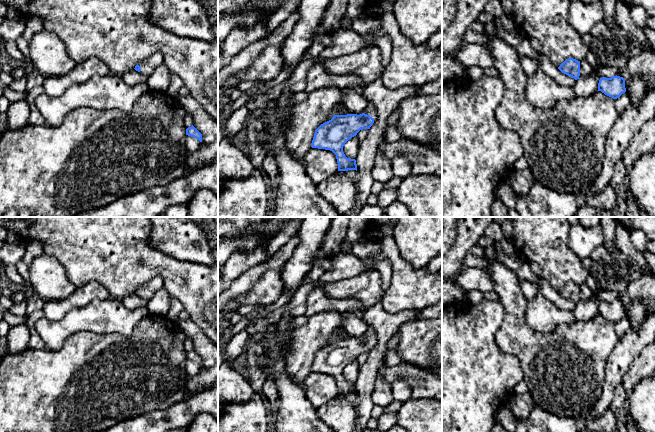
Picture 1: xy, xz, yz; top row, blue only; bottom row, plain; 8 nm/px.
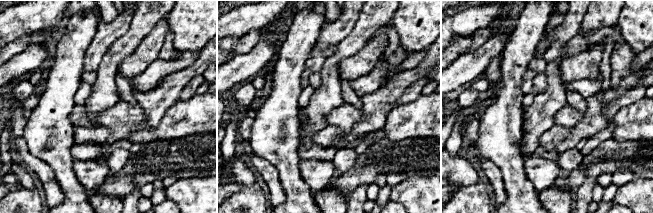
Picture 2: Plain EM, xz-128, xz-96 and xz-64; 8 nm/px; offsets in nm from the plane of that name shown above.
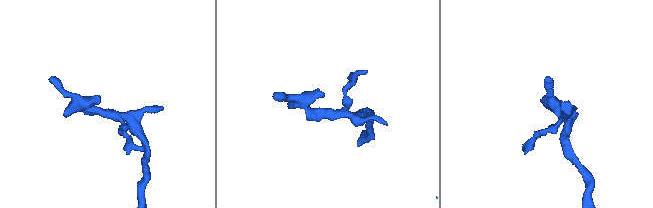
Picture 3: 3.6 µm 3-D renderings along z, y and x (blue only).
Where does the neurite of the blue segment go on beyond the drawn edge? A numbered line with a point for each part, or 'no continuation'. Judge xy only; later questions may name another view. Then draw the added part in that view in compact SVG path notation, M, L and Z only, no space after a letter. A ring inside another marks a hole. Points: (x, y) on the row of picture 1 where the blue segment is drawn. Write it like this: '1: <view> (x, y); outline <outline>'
1: xy (148, 65); outline M155 52L148 58L142 60L138 63L141 69L141 73L149 76L153 73L155 68L159 65L161 65L164 61L163 55L161 52Z

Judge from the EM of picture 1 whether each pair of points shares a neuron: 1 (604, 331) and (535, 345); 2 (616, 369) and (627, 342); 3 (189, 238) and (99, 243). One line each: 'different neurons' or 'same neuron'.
1: same neuron
2: same neuron
3: different neurons

